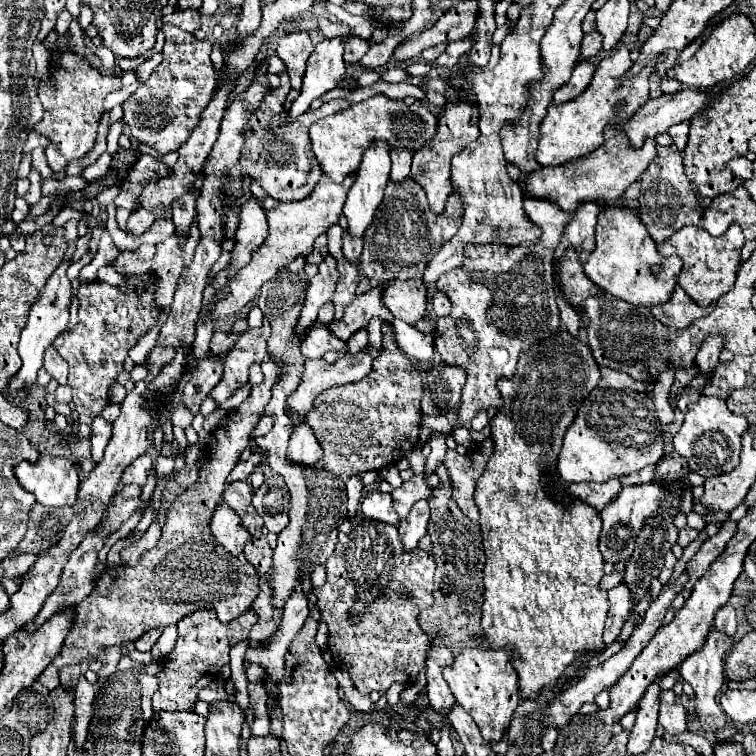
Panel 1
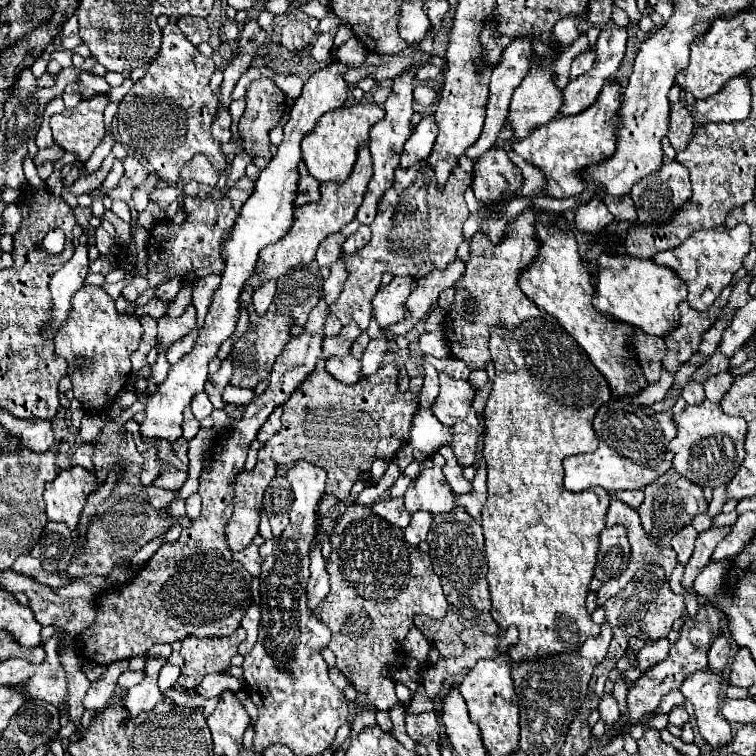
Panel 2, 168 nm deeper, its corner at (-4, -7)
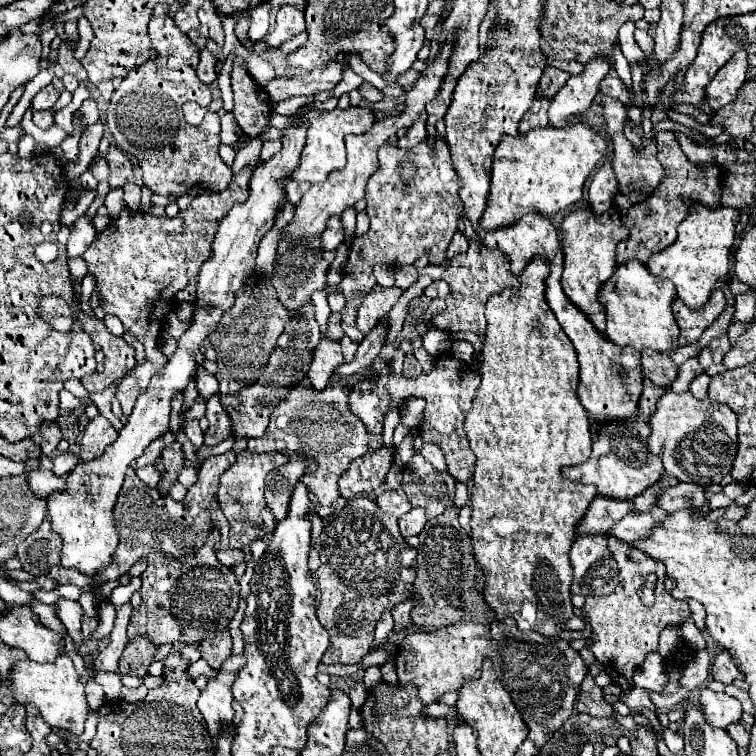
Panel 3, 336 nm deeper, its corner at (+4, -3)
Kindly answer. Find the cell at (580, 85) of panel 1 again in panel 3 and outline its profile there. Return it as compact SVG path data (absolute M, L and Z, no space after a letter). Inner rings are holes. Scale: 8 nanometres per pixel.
M594 59L592 65L586 65L586 71L582 75L570 75L566 85L556 93L550 103L550 125L568 127L574 117L580 117L584 111L588 111L598 93L600 81L608 71L610 65L606 59Z

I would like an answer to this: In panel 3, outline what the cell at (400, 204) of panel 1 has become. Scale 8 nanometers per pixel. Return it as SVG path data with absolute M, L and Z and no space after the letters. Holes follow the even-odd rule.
M436 135L436 145L428 145L424 141L412 149L400 149L398 145L386 143L380 149L378 157L380 169L374 173L366 187L366 211L370 215L370 229L362 237L354 239L344 277L340 281L340 291L344 293L344 297L348 297L346 307L342 309L342 329L356 343L360 343L364 335L356 327L354 309L360 305L364 293L374 285L372 267L378 263L392 267L412 265L426 253L430 263L440 265L446 259L448 243L458 231L458 217L464 209L458 195L460 179L452 165L450 149L444 137Z

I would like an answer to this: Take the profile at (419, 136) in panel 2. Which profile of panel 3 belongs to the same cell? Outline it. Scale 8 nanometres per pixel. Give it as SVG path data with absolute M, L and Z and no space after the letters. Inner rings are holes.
M420 113L420 117L406 131L406 135L402 139L398 139L398 145L404 147L404 149L408 149L408 147L416 147L424 139L426 139L426 113Z

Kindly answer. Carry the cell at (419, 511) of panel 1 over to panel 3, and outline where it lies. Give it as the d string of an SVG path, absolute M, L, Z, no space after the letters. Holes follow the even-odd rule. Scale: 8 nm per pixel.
M414 507L410 513L406 513L404 517L400 517L398 523L400 523L400 533L404 537L408 537L408 535L420 535L420 531L422 531L422 527L426 523L424 509Z

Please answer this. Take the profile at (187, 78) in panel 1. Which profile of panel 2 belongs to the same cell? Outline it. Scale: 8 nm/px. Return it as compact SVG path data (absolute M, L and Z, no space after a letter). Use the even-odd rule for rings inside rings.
M168 23L162 29L162 47L156 59L150 63L148 73L134 83L132 91L124 95L120 107L118 107L118 135L120 141L134 153L138 153L142 159L148 161L148 167L156 171L156 175L168 185L176 185L180 167L186 165L196 153L204 153L210 163L216 167L216 171L224 171L226 159L220 151L220 143L212 139L210 123L214 119L218 99L210 89L210 77L214 73L214 61L210 57L200 55L200 51L184 37L184 33L178 29L176 23Z

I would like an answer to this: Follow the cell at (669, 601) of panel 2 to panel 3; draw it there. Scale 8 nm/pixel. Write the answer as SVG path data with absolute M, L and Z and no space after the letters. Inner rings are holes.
M610 537L608 549L612 557L616 559L618 571L620 571L620 585L612 595L602 596L596 603L584 603L582 615L584 621L592 627L592 637L588 639L588 649L594 653L596 661L602 665L602 669L610 675L612 683L620 687L622 695L630 693L634 687L634 673L642 665L648 653L658 651L658 637L666 627L680 627L692 613L688 603L682 603L672 599L666 591L664 581L666 579L666 568L662 563L654 561L646 553L632 549L630 545ZM651 573L656 573L655 586L656 603L654 607L642 605L638 591L644 583L644 579Z

